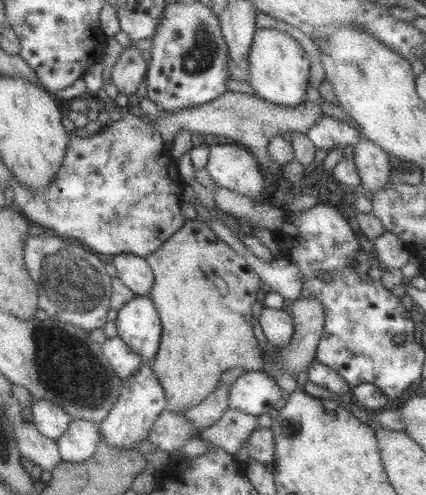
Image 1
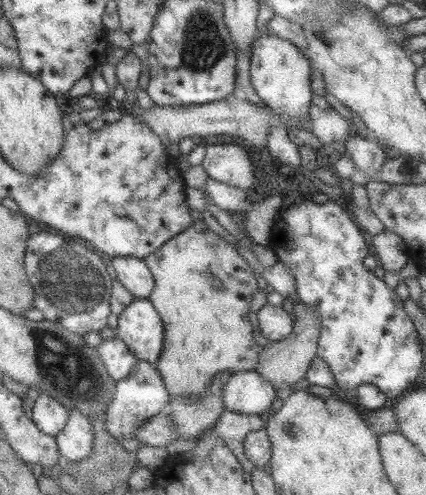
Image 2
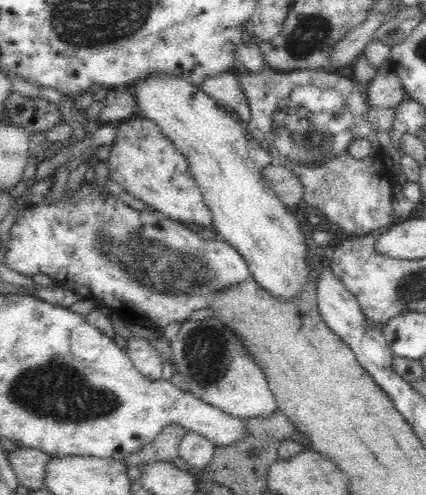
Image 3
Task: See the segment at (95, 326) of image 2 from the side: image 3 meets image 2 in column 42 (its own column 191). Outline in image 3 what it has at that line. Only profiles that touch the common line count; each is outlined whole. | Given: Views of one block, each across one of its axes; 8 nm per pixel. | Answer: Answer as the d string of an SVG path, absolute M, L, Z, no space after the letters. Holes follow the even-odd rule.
M84 182L74 196L64 192L58 202L28 204L20 210L10 236L12 240L8 242L8 254L4 258L6 268L28 278L38 274L50 276L54 286L78 294L80 300L106 304L106 308L116 312L128 326L140 324L140 328L152 332L166 330L172 322L186 322L194 312L210 306L214 292L224 292L252 278L246 260L228 242L204 240L198 232L190 232L190 228L152 208L134 210L112 194L104 198L96 182Z

